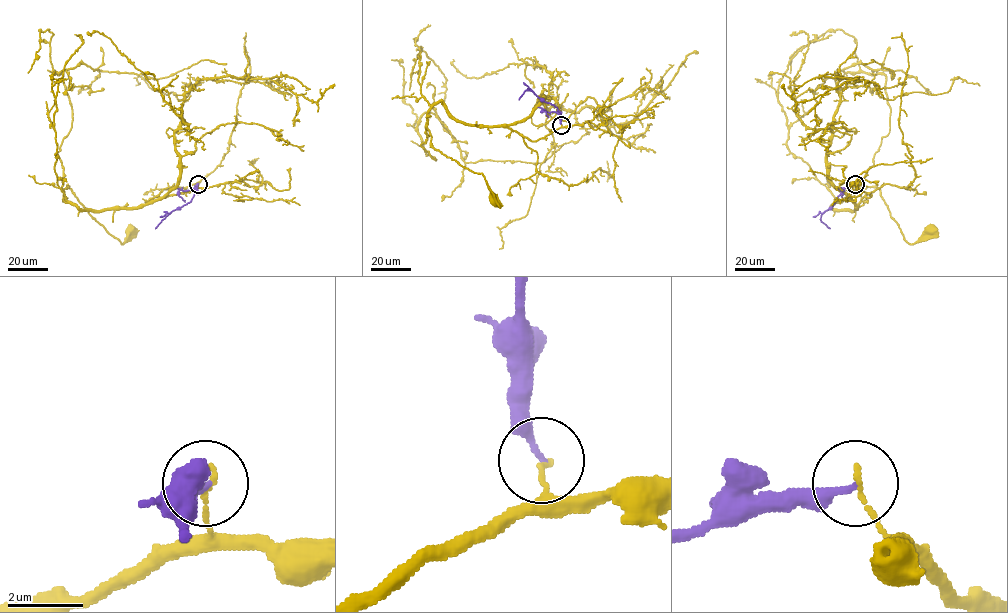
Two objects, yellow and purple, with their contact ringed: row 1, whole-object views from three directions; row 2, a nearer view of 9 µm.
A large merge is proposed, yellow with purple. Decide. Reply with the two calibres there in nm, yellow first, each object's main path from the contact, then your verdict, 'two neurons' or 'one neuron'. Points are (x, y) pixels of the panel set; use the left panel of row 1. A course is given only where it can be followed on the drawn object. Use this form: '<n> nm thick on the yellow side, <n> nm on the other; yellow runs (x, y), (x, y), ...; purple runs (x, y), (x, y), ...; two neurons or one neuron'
100 nm thick on the yellow side, 170 nm on the other; yellow runs (198, 185), (137, 207), (97, 210), (67, 202), (63, 190), (68, 186), (122, 244), (131, 230); purple runs (198, 184), (189, 202), (173, 210), (155, 228); two neurons

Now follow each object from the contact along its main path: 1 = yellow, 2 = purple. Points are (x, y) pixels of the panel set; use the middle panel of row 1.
1: (561, 125), (531, 141), (433, 106), (431, 146), (481, 173), (494, 199)
2: (561, 125), (556, 107), (531, 91), (526, 90), (519, 99)

